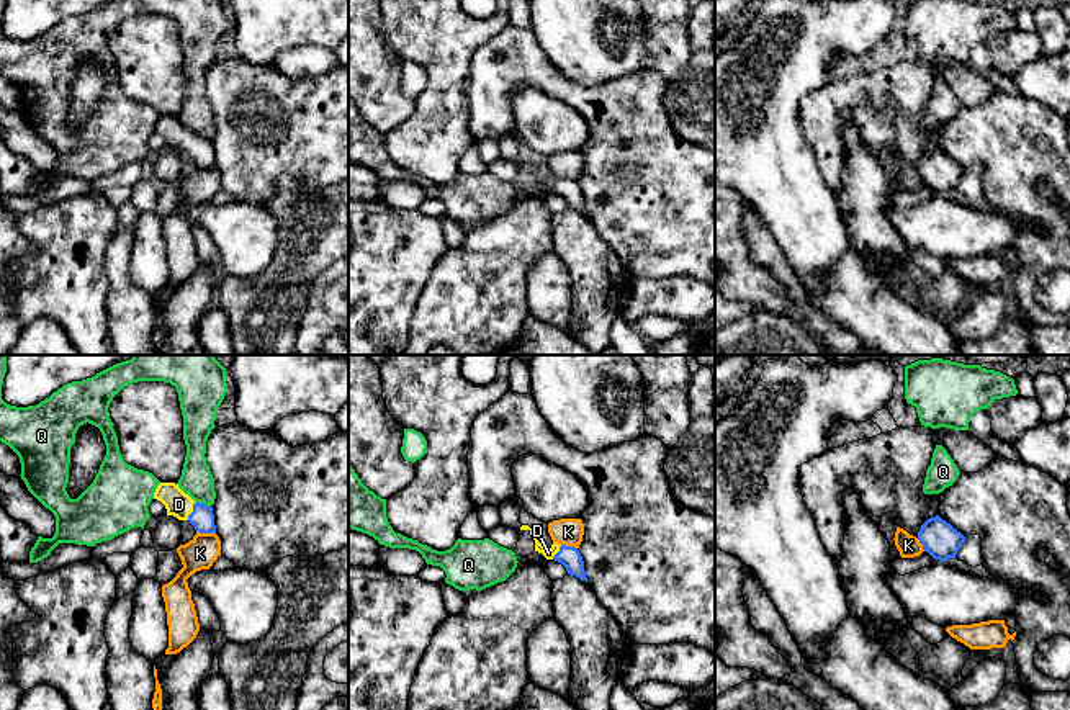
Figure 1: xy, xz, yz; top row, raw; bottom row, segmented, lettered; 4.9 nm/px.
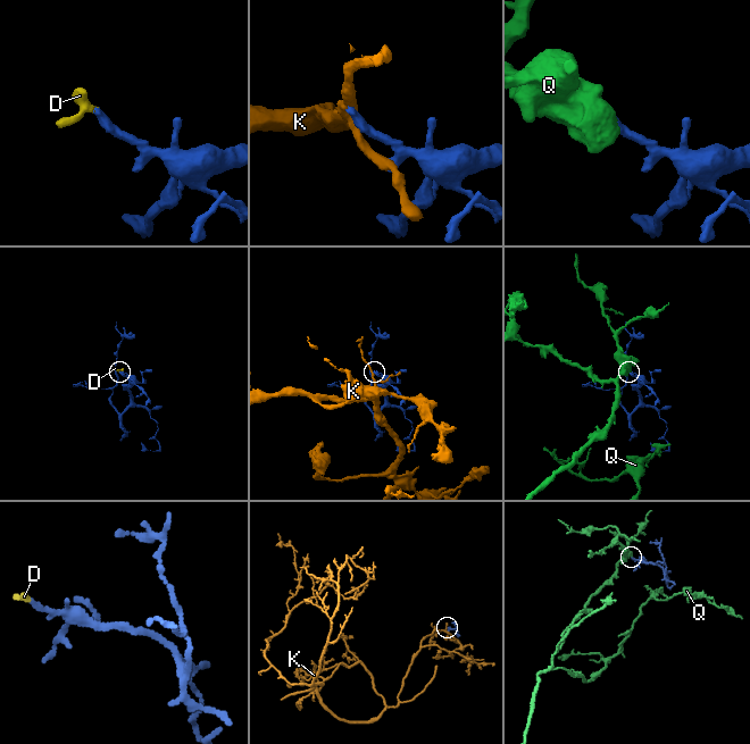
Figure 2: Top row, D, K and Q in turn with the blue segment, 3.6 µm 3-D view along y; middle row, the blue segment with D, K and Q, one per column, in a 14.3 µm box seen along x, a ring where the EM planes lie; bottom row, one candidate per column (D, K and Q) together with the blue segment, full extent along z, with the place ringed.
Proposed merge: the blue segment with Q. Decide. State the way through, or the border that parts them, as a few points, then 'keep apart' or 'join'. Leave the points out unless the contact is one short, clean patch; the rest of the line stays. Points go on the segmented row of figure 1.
border along xy (197, 501), (210, 506); keep apart

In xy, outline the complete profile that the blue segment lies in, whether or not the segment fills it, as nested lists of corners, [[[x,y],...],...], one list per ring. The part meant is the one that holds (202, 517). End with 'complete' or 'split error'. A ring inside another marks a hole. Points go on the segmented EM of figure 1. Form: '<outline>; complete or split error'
[[[160,483],[154,492],[154,499],[165,506],[167,515],[188,520],[196,532],[216,533],[213,507],[193,501],[178,484]]]; split error

